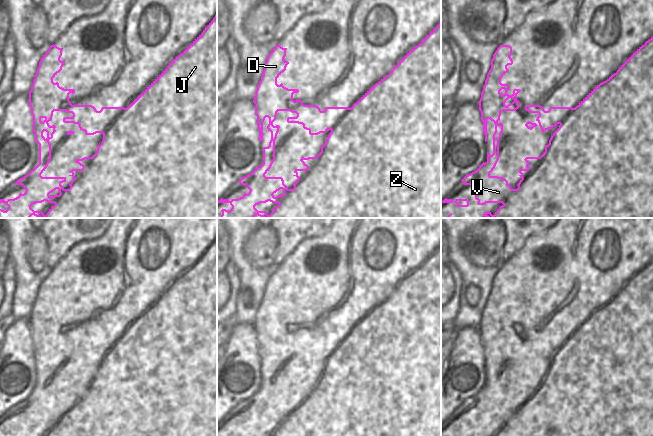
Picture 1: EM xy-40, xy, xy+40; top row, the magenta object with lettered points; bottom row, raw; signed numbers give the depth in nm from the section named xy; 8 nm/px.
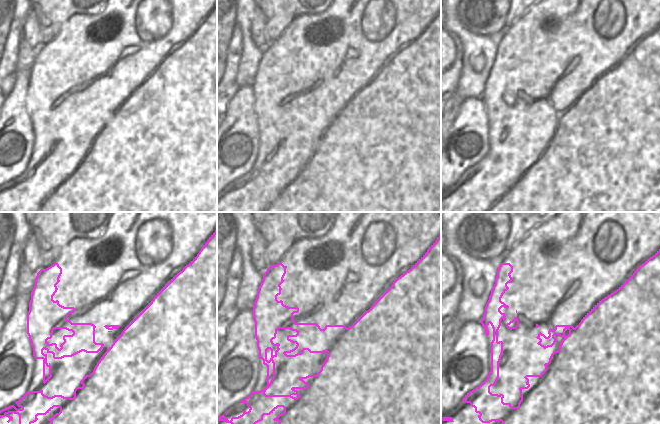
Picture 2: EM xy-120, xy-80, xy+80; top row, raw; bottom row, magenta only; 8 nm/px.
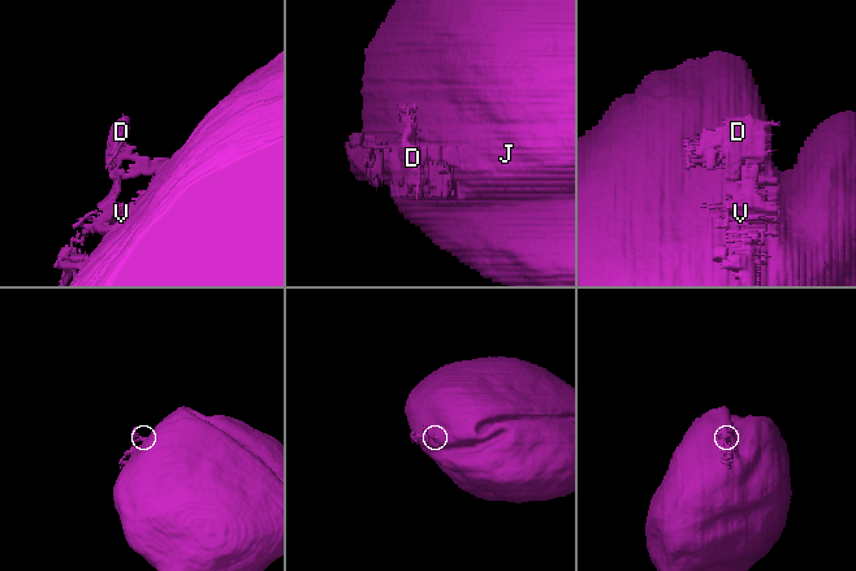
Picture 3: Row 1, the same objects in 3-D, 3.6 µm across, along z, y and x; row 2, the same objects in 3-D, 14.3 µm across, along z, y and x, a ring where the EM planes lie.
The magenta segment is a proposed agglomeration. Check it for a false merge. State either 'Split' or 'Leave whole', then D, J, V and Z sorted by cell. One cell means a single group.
Leave whole. Groups: D J V Z

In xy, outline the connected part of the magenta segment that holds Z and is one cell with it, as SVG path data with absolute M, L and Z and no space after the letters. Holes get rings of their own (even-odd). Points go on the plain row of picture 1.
M441 245L439 248L413 273L411 273L391 294L391 296L383 301L378 307L373 309L351 332L348 331L326 331L324 335L316 329L304 329L303 326L298 323L293 324L293 318L298 317L298 313L288 313L277 308L277 302L286 294L288 285L285 285L287 272L283 272L280 269L276 269L275 272L267 280L265 286L265 292L261 300L261 304L257 310L255 316L255 322L253 324L255 328L255 338L257 340L257 350L259 352L259 365L263 365L263 346L266 341L269 342L269 348L267 350L268 355L271 356L271 364L268 371L263 372L263 388L260 391L256 391L255 394L242 401L238 406L240 409L246 409L250 414L248 418L244 417L242 421L238 423L220 423L217 427L229 427L232 432L230 435L222 433L221 436L266 436L258 435L255 430L260 427L266 427L268 425L272 427L278 427L272 436L441 436ZM278 335L290 335L296 337L296 341L288 341L288 347L302 348L303 352L309 355L310 359L318 359L320 357L326 357L329 353L331 356L325 368L321 370L321 376L316 381L302 381L300 385L306 390L306 393L296 393L294 399L298 403L293 408L293 413L288 413L284 408L282 401L266 401L265 398L271 392L275 384L275 364L279 356L279 349L274 350L273 346L276 344Z

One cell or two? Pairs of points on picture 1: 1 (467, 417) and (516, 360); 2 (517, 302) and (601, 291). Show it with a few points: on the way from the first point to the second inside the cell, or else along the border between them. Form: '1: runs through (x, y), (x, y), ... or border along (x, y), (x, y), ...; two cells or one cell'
1: runs through (481, 403), (510, 374); one cell
2: runs through (538, 296), (556, 296), (575, 277), (580, 280); one cell

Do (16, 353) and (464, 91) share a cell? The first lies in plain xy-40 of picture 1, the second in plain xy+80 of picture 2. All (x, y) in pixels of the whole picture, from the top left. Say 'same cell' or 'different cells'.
different cells

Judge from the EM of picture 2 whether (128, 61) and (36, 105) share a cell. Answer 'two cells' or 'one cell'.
one cell

